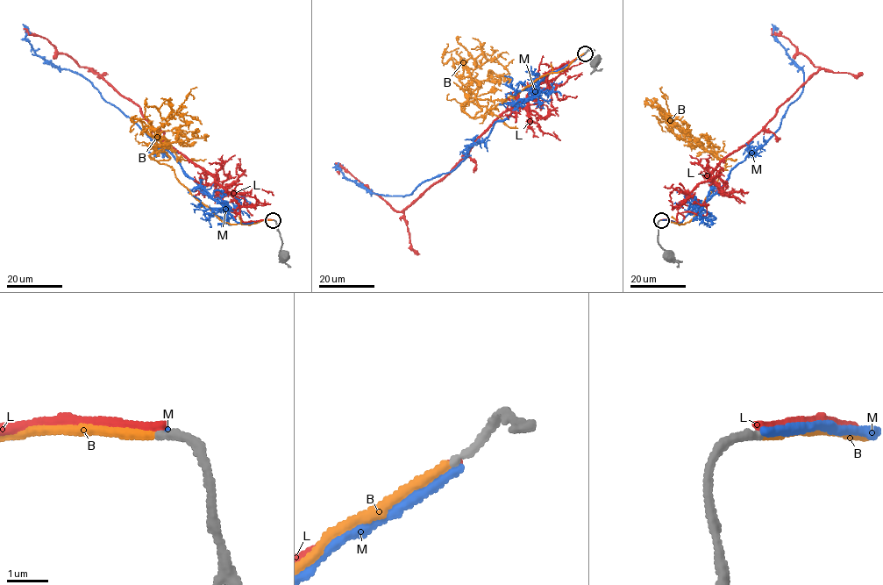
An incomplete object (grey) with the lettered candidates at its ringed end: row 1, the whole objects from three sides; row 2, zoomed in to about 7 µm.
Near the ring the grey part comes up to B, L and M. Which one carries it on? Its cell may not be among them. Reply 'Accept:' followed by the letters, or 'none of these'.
Accept: B

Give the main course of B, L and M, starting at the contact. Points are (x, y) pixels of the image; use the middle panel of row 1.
B: (584, 53), (485, 116), (472, 118), (461, 105), (473, 71), (509, 54)
L: (585, 53), (551, 69), (530, 91), (526, 101), (508, 108), (450, 171), (401, 211), (395, 211), (335, 163)
M: (584, 53), (550, 72), (454, 168), (426, 180), (409, 195), (370, 193), (334, 163)

